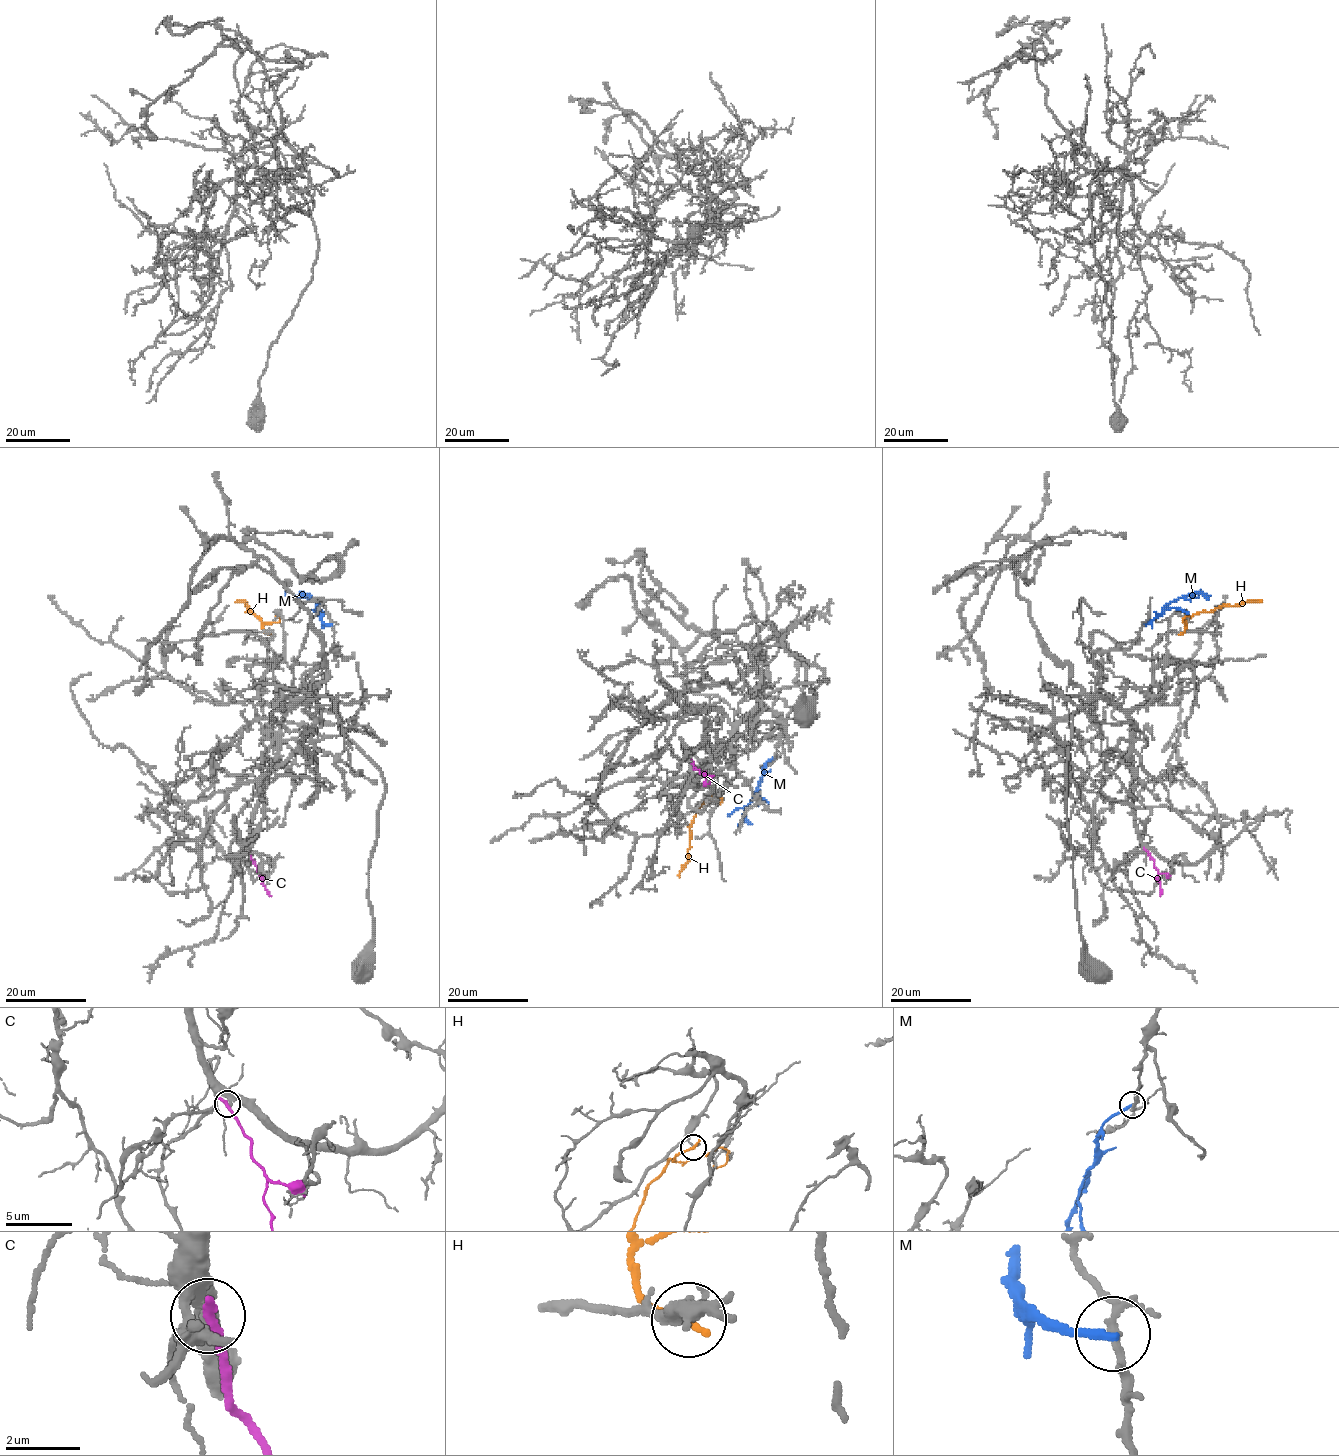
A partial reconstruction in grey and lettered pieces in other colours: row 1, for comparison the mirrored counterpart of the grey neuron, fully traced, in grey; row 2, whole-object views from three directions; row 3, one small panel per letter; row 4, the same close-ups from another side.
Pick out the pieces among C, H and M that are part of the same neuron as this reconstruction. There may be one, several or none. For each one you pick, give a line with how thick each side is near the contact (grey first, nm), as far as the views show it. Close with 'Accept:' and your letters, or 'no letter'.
Accept: no letter

